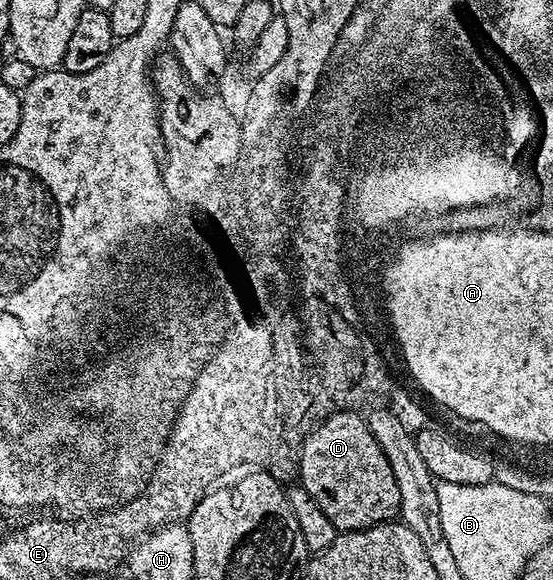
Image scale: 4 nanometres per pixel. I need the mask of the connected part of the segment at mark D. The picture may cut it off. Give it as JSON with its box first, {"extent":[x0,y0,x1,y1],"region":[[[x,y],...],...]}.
{"extent":[298,410,400,533],"region":[[[341,410],[334,412],[327,419],[319,421],[316,427],[317,431],[311,435],[311,433],[305,434],[302,442],[298,447],[298,479],[299,486],[306,489],[306,493],[310,493],[310,497],[314,497],[314,501],[318,505],[318,509],[322,509],[322,513],[326,513],[326,517],[330,517],[330,521],[335,525],[337,532],[343,533],[345,531],[361,531],[367,527],[373,527],[379,523],[387,523],[397,518],[400,510],[400,498],[398,497],[398,481],[394,481],[394,472],[390,469],[390,461],[382,449],[378,445],[378,441],[374,439],[371,431],[368,429],[367,422],[358,415],[355,410]]]}

